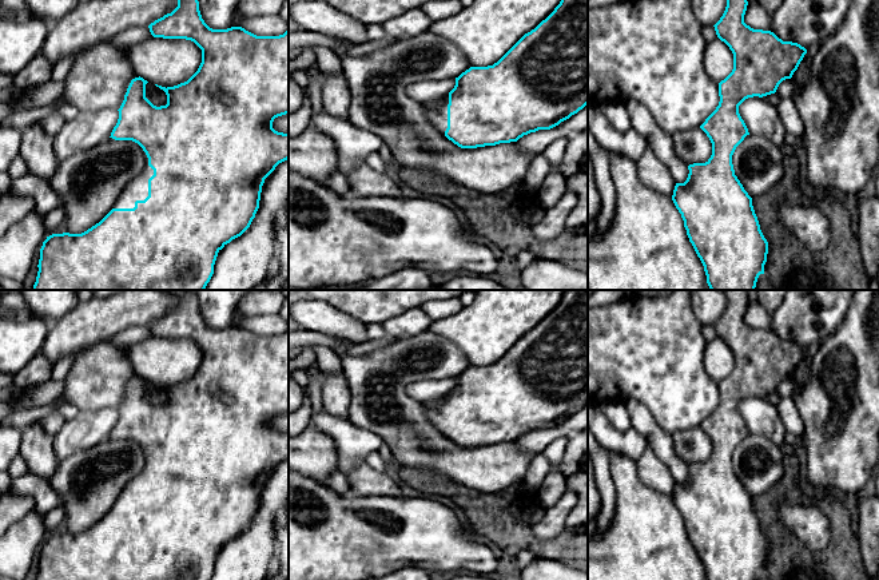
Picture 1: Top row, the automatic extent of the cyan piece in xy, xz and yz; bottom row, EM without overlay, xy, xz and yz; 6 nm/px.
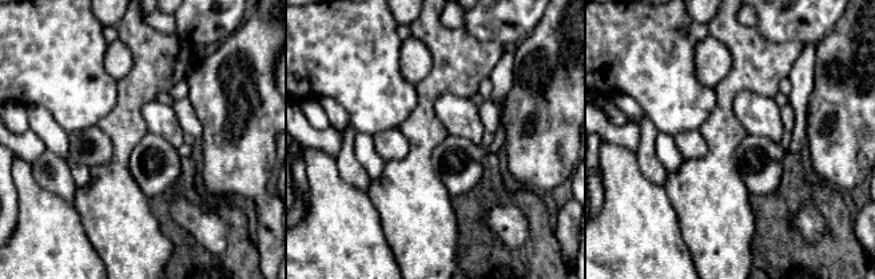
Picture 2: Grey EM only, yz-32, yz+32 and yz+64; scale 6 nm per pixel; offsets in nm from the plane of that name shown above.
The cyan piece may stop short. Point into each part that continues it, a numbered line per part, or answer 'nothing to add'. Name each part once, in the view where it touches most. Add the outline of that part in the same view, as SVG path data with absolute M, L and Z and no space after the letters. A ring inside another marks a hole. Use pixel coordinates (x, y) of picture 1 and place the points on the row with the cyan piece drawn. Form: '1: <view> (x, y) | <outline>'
1: xy (138, 189) | M146 155L143 171L124 187L112 208L134 208L136 200L144 200L148 196L148 179L152 175L154 170L148 166Z

